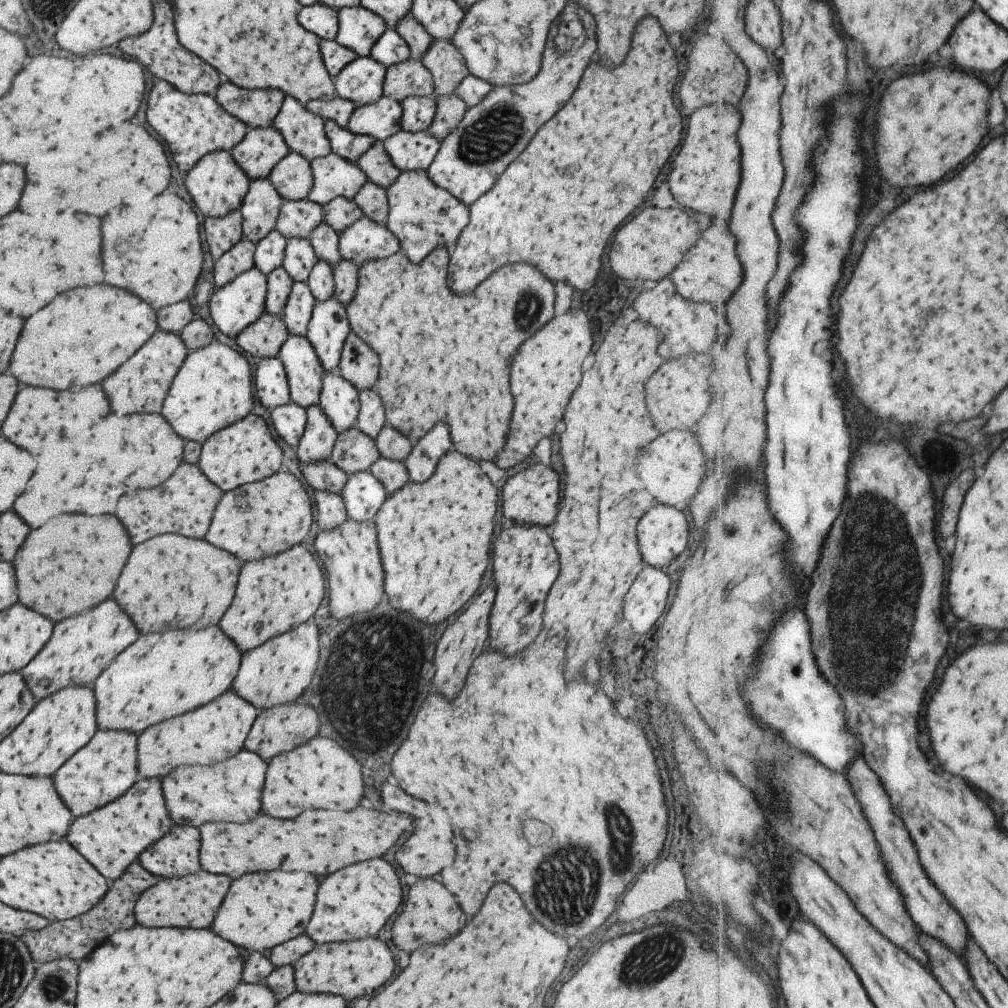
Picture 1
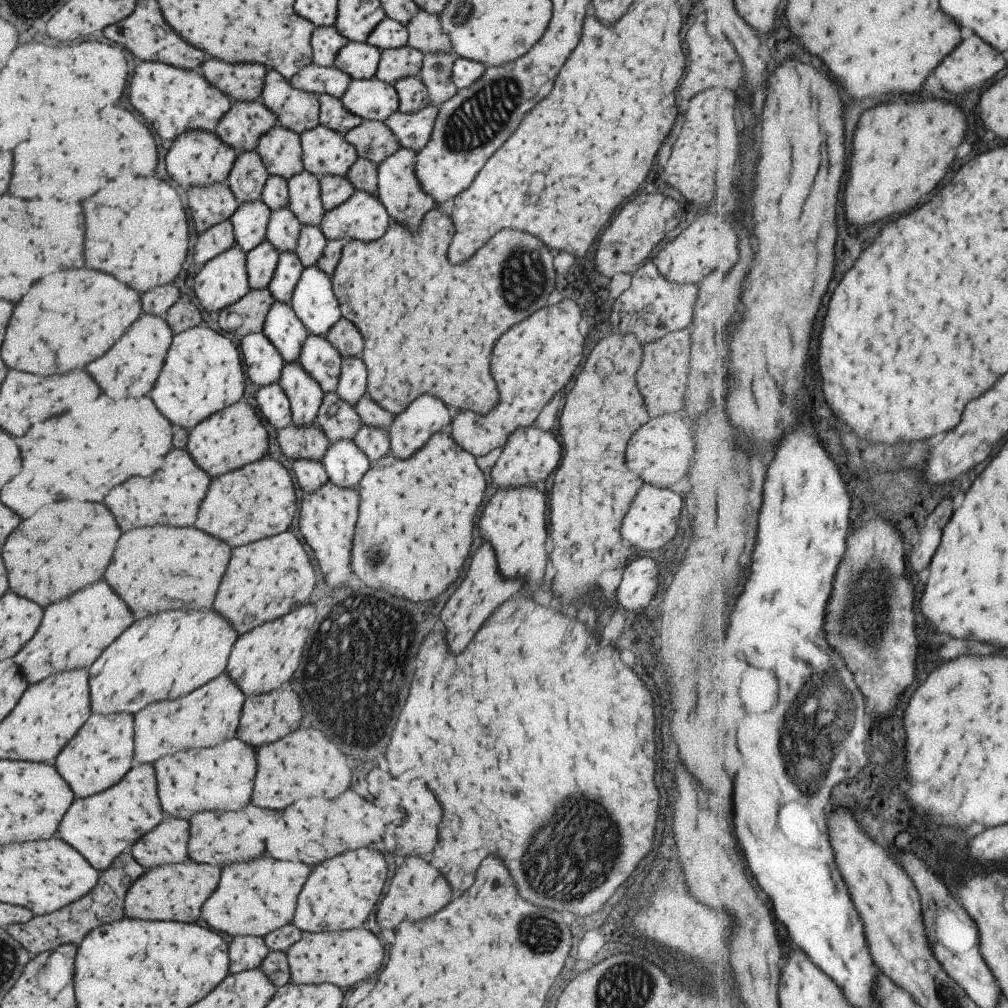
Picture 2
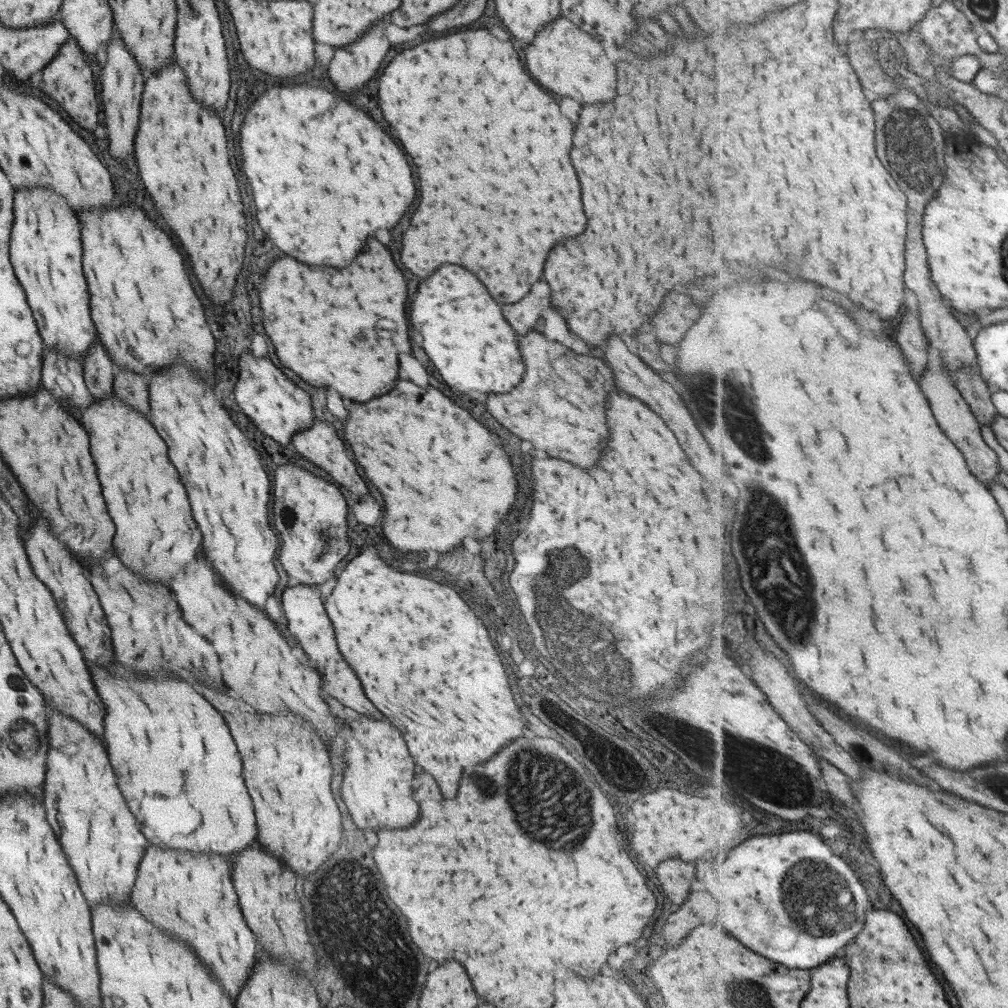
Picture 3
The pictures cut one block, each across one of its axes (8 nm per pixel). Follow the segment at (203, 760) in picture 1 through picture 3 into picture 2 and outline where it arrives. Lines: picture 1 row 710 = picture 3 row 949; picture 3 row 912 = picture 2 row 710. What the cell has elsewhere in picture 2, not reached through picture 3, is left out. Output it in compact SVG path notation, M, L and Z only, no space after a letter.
M225 674L207 682L205 686L193 690L187 696L165 700L159 704L149 704L143 712L135 714L133 736L132 766L153 764L157 758L175 754L177 750L202 749L214 747L224 740L235 737L244 694Z

